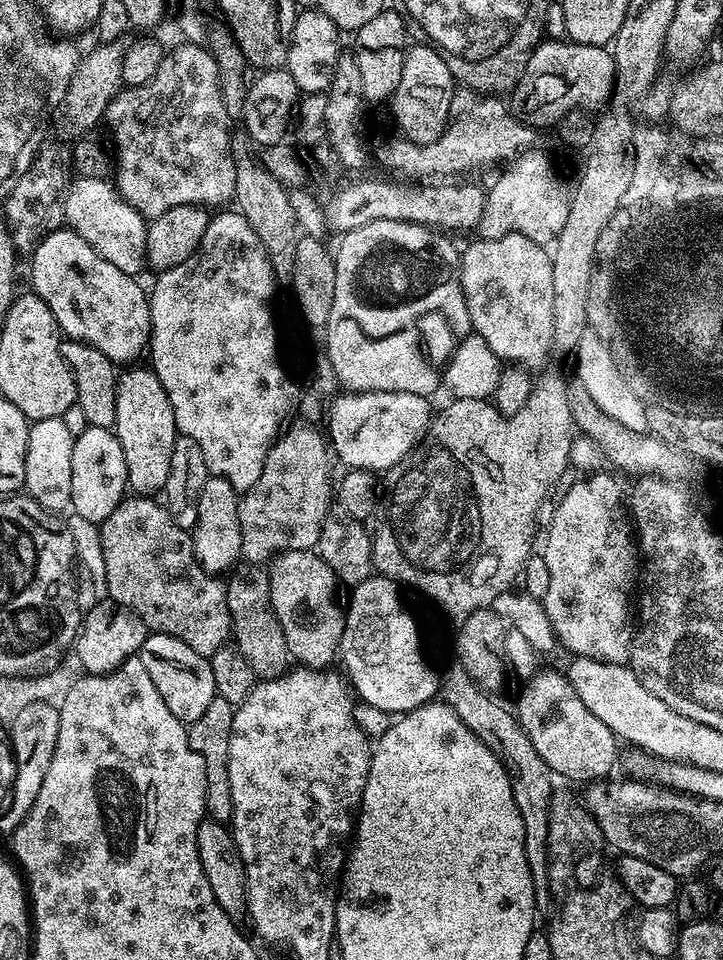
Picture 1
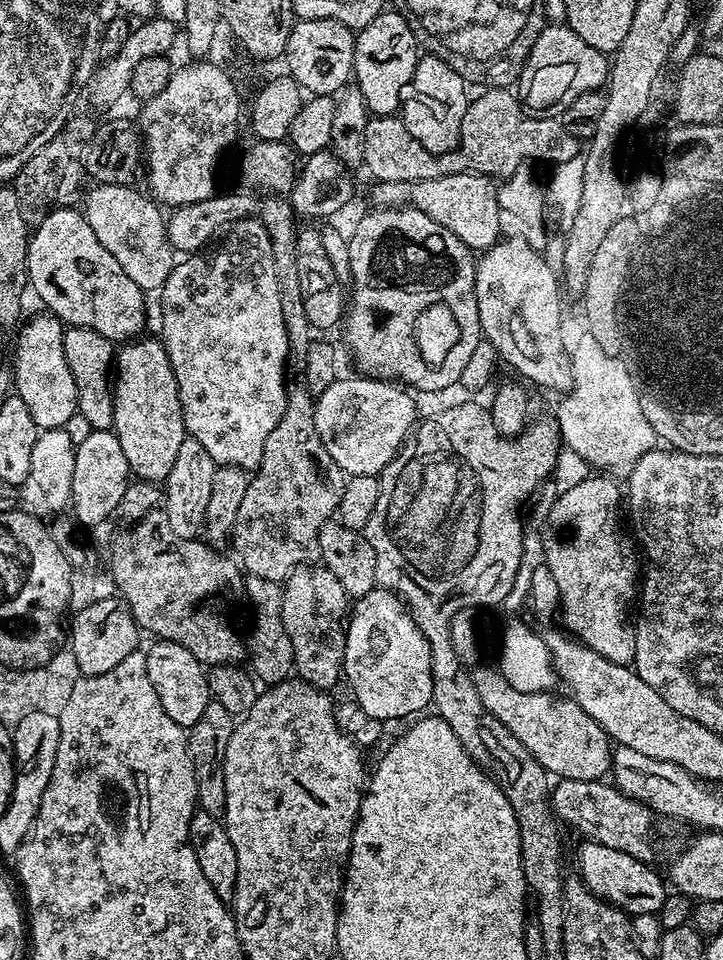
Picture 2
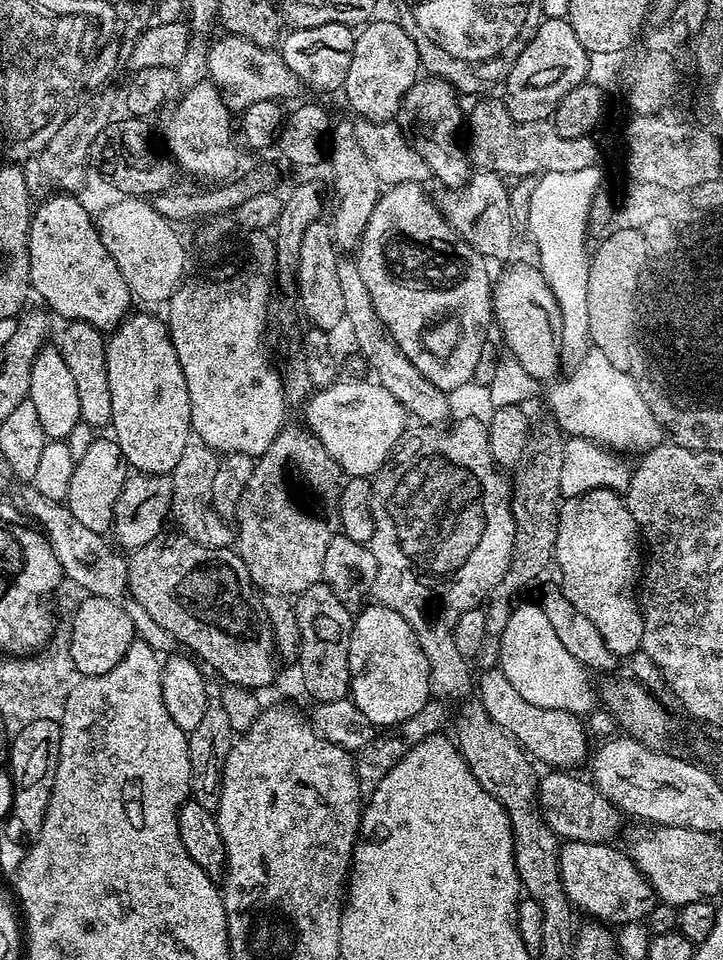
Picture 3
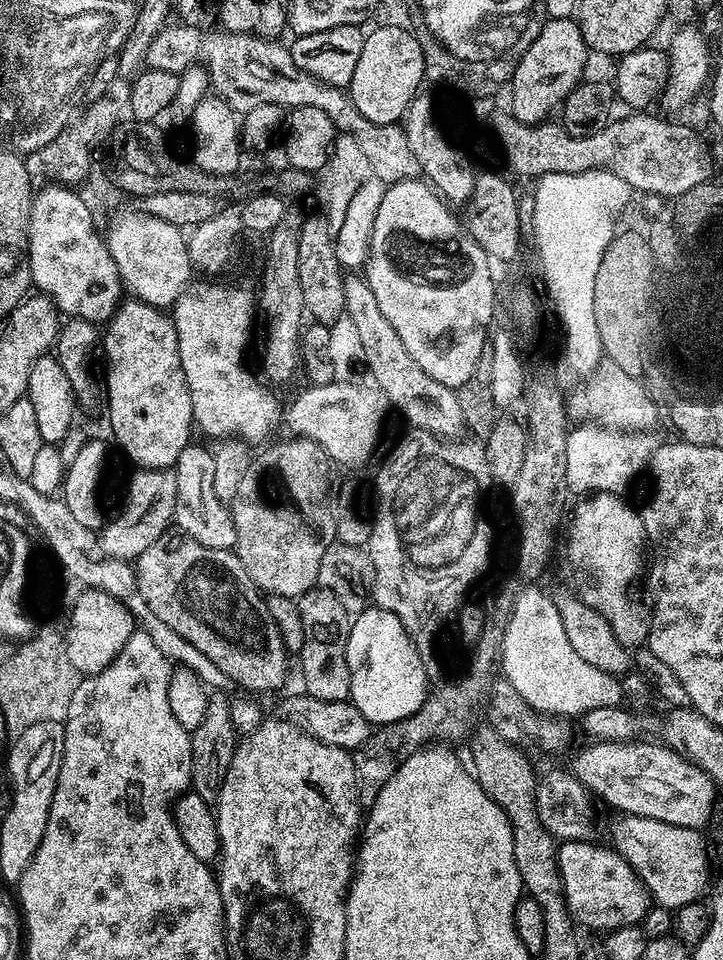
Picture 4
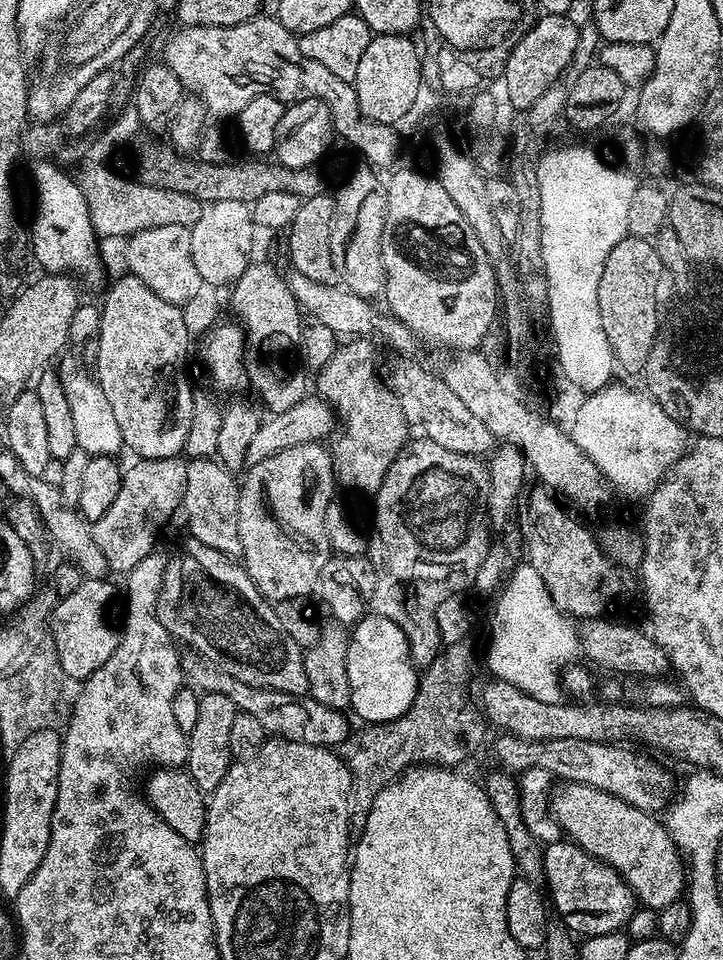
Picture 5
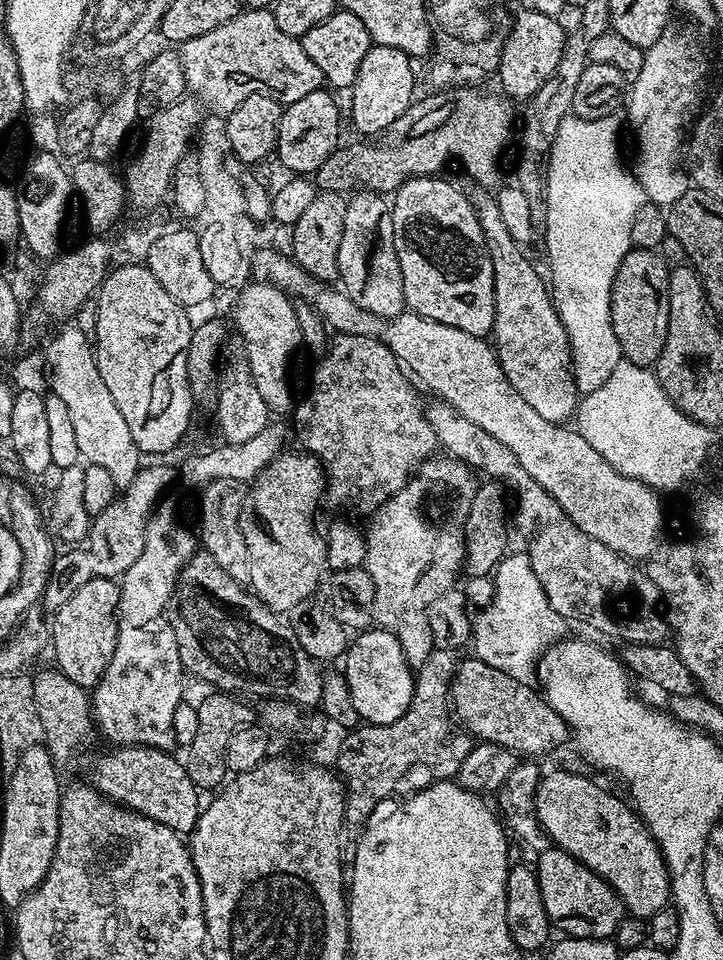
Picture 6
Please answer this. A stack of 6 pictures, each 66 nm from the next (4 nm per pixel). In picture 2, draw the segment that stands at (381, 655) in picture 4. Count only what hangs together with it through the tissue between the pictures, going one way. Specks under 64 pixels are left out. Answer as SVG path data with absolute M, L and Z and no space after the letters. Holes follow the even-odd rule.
M372 588L370 594L359 597L351 605L346 634L344 671L346 684L352 687L351 694L360 704L361 713L370 719L383 722L400 720L403 716L415 717L432 703L432 671L430 670L430 646L420 628L412 620L412 613L404 607L404 601L386 588Z

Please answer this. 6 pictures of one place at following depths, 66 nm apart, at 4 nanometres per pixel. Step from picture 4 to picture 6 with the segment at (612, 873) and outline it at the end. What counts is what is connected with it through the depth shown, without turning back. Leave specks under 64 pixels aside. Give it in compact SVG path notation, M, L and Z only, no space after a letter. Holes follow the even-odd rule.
M549 846L535 857L534 867L538 890L542 890L542 903L546 905L548 921L553 929L560 928L568 938L594 938L607 940L615 937L618 926L624 921L626 909L620 896L594 870L578 862L561 848Z

